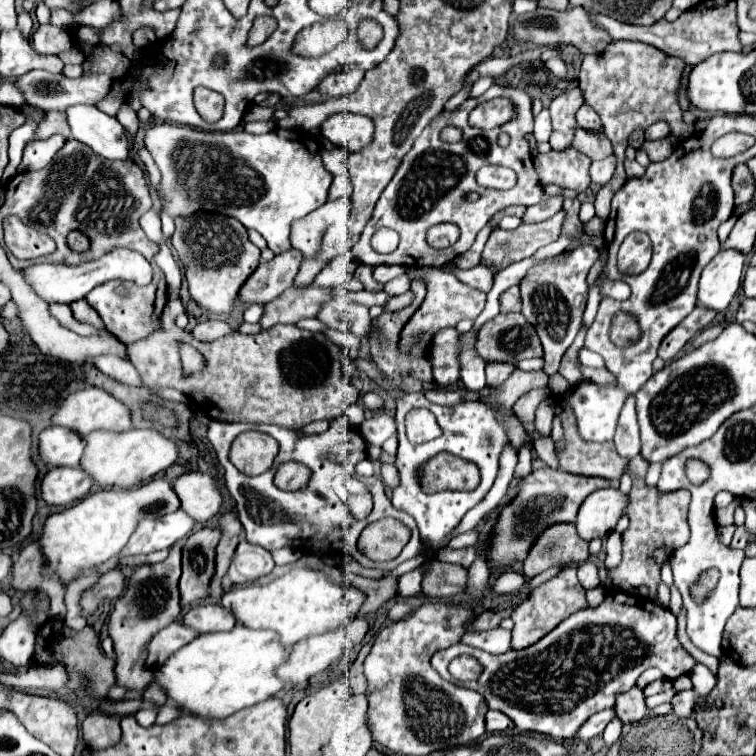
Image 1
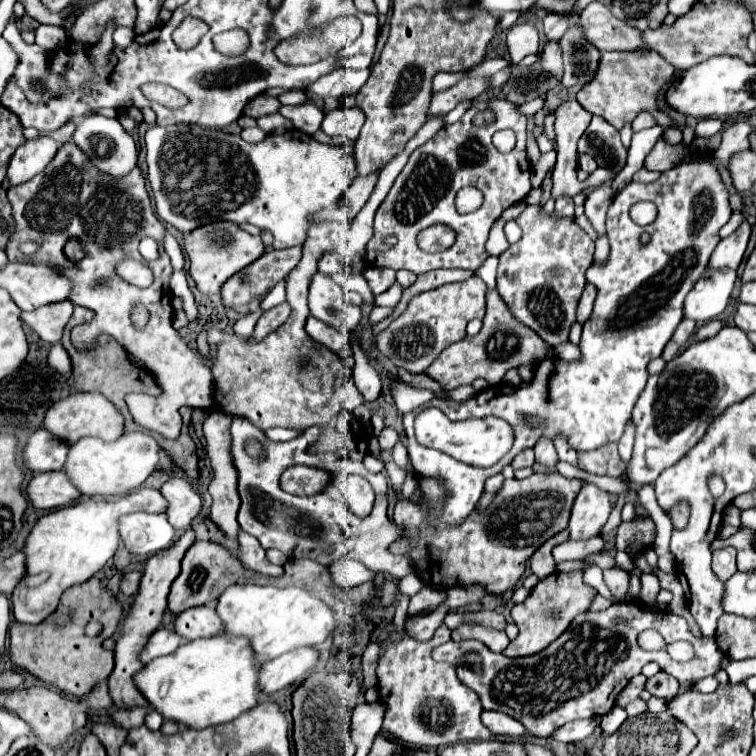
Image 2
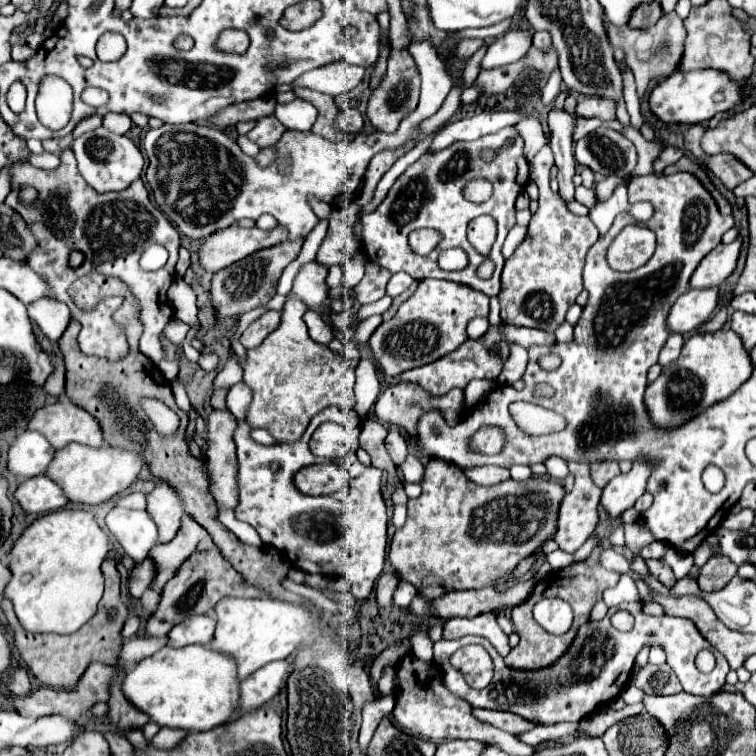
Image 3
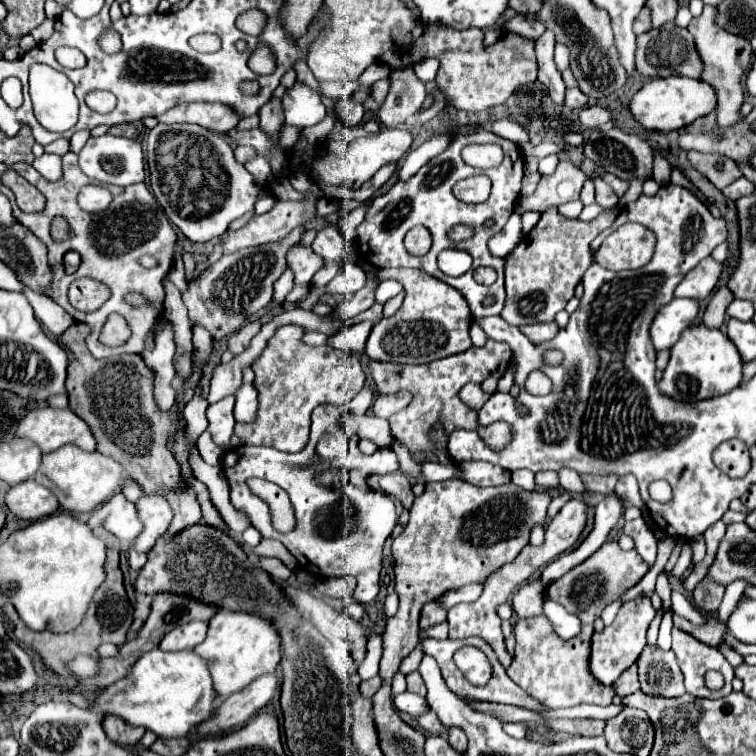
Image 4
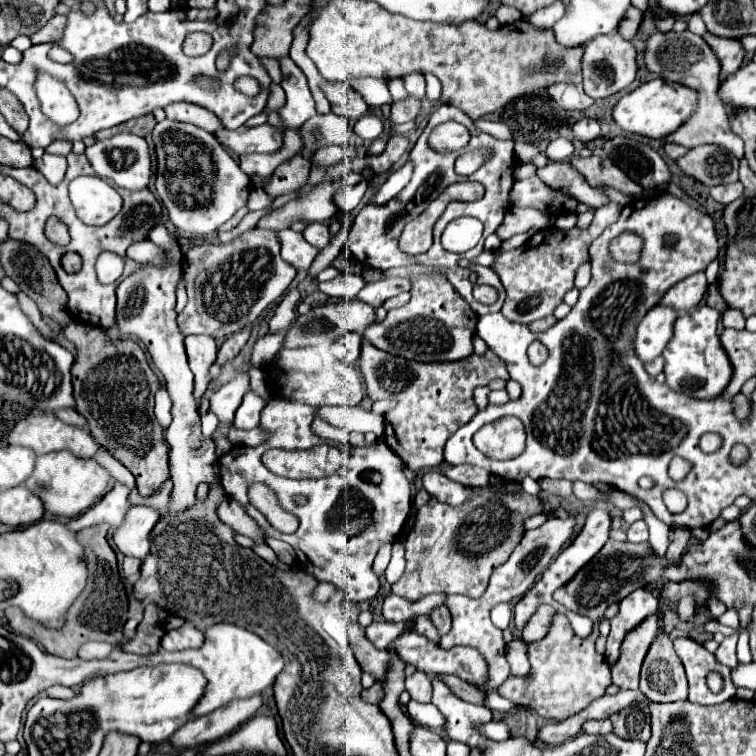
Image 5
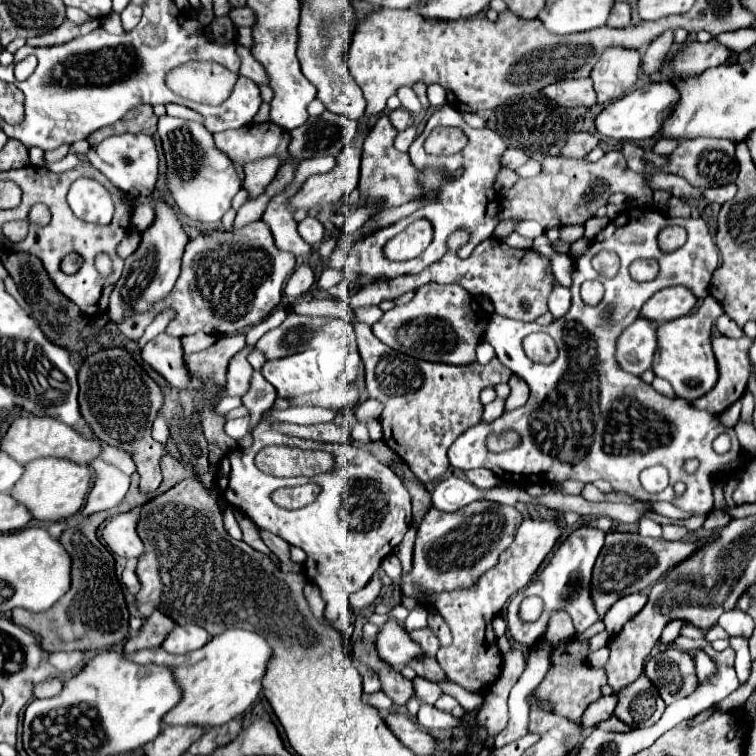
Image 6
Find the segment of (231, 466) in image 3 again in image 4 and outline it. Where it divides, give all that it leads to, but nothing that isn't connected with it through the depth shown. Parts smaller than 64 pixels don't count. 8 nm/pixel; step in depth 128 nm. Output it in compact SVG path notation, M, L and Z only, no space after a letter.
M228 396L216 404L208 406L208 432L218 446L228 446L230 436L234 434L234 396Z

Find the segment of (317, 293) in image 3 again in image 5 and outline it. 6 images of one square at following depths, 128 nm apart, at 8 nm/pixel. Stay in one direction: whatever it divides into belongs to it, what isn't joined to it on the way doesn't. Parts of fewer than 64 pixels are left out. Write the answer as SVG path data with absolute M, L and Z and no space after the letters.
M290 228L280 232L278 236L282 242L282 258L296 270L308 270L320 250L308 244L300 232L294 232Z

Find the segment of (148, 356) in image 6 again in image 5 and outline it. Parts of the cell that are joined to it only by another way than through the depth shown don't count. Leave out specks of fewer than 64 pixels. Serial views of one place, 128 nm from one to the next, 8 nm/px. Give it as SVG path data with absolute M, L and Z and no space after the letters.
M166 252L168 266L154 268L150 264L142 264L142 270L122 280L116 290L118 306L116 306L116 322L124 336L136 334L140 342L148 348L154 366L162 372L166 380L168 394L172 398L172 424L166 430L166 442L170 446L170 478L174 482L170 512L178 514L196 504L196 488L204 480L218 480L218 456L214 454L214 442L204 438L200 432L200 416L196 412L196 404L192 400L194 374L188 366L184 334L176 324L176 284L182 276L182 270L176 268L176 256Z

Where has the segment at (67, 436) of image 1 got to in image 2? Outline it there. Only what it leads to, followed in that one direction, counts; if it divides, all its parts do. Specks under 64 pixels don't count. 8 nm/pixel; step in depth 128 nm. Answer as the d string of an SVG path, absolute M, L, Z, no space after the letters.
M36 430L24 448L24 464L32 472L50 472L62 470L68 458L70 446L64 440L58 440L48 434L48 430Z

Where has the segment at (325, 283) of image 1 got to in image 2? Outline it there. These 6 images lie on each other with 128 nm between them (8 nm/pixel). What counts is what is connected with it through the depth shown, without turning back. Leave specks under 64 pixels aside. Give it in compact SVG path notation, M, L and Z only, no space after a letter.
M334 252L324 254L324 258L320 258L320 264L318 264L318 272L326 274L326 276L336 276L344 268L346 268L344 260L338 254L334 254Z

